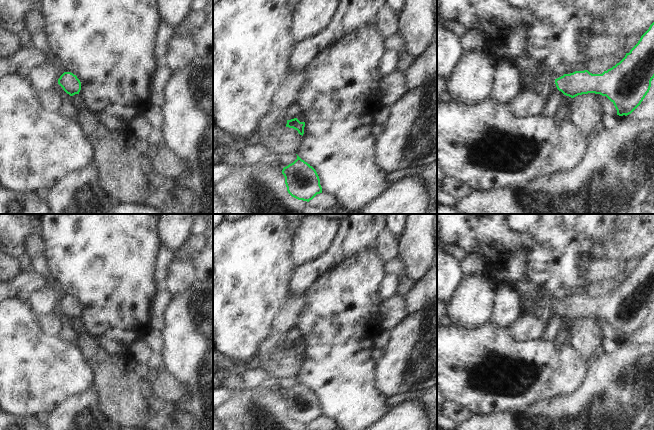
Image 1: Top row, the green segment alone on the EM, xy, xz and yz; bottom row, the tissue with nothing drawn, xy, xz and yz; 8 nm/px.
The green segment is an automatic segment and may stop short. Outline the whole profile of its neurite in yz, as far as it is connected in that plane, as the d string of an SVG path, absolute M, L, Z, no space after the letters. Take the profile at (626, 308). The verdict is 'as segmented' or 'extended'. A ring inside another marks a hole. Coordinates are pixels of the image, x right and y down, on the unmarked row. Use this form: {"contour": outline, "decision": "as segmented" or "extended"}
{"contour": "M654 246L641 260L638 267L625 281L602 298L592 298L588 294L575 295L555 303L556 311L564 319L574 322L578 319L595 317L606 320L615 330L617 339L631 338L643 325L650 314L654 302Z", "decision": "as segmented"}

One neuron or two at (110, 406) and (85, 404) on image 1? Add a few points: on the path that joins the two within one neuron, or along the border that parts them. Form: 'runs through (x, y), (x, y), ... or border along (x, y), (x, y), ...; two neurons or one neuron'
border along (98, 402), (100, 410); two neurons

